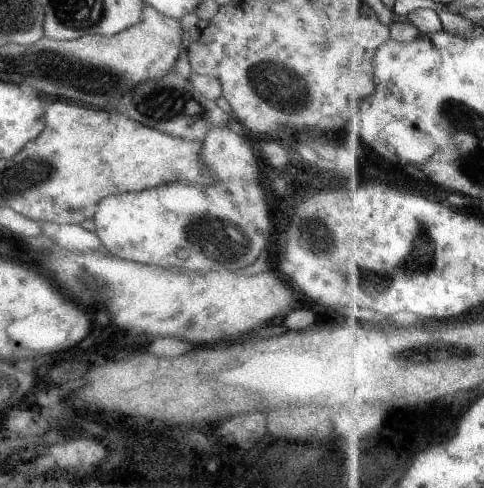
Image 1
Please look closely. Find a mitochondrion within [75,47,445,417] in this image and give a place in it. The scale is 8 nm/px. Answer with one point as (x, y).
(281, 89)

